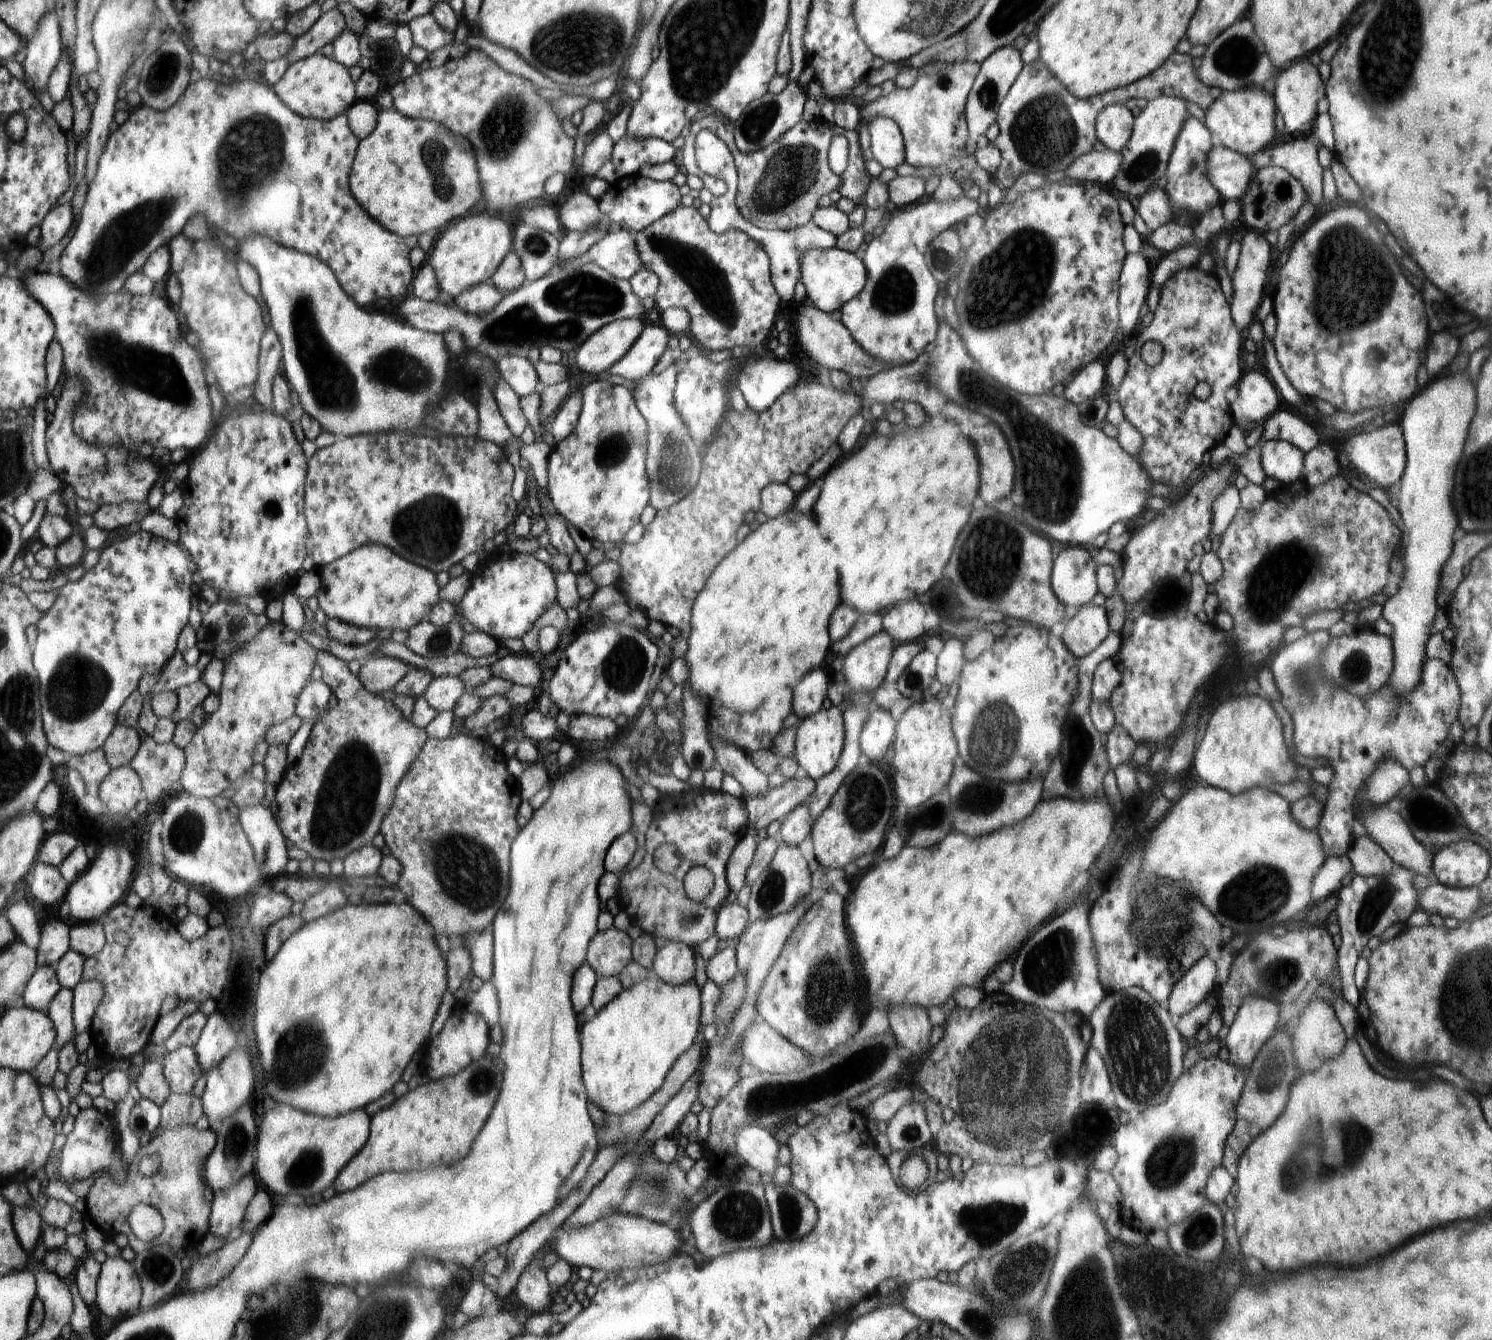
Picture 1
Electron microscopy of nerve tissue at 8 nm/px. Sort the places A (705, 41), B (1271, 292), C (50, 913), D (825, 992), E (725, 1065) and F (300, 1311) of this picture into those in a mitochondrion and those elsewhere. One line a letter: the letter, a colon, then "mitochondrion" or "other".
A: mitochondrion
B: other
C: other
D: mitochondrion
E: mitochondrion
F: mitochondrion

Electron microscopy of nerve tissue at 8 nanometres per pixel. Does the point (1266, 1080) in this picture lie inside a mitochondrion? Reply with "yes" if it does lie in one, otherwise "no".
yes

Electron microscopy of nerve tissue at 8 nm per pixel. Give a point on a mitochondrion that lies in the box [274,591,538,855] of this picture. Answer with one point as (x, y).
(349, 797)

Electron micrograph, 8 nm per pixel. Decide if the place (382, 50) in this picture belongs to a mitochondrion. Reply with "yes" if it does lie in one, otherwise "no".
yes

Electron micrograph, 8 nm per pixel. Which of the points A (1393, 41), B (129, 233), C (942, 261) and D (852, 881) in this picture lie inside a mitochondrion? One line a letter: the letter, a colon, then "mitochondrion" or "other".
A: mitochondrion
B: mitochondrion
C: mitochondrion
D: other

